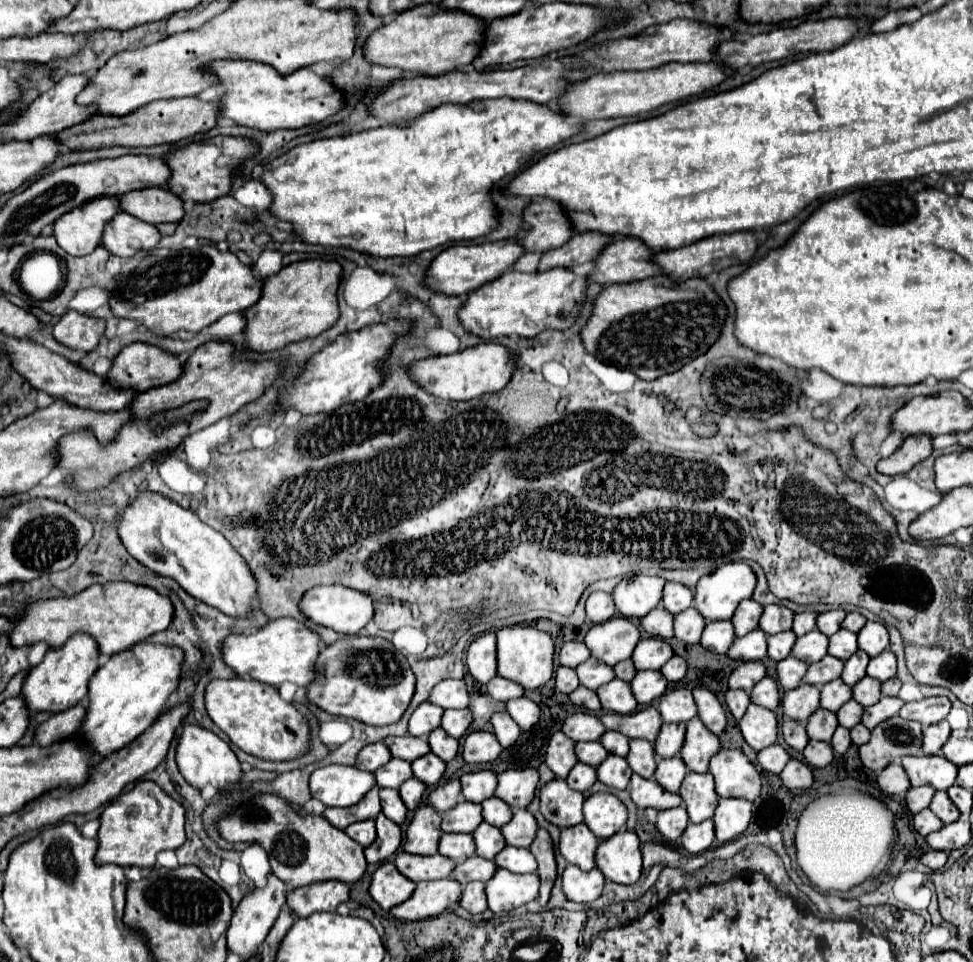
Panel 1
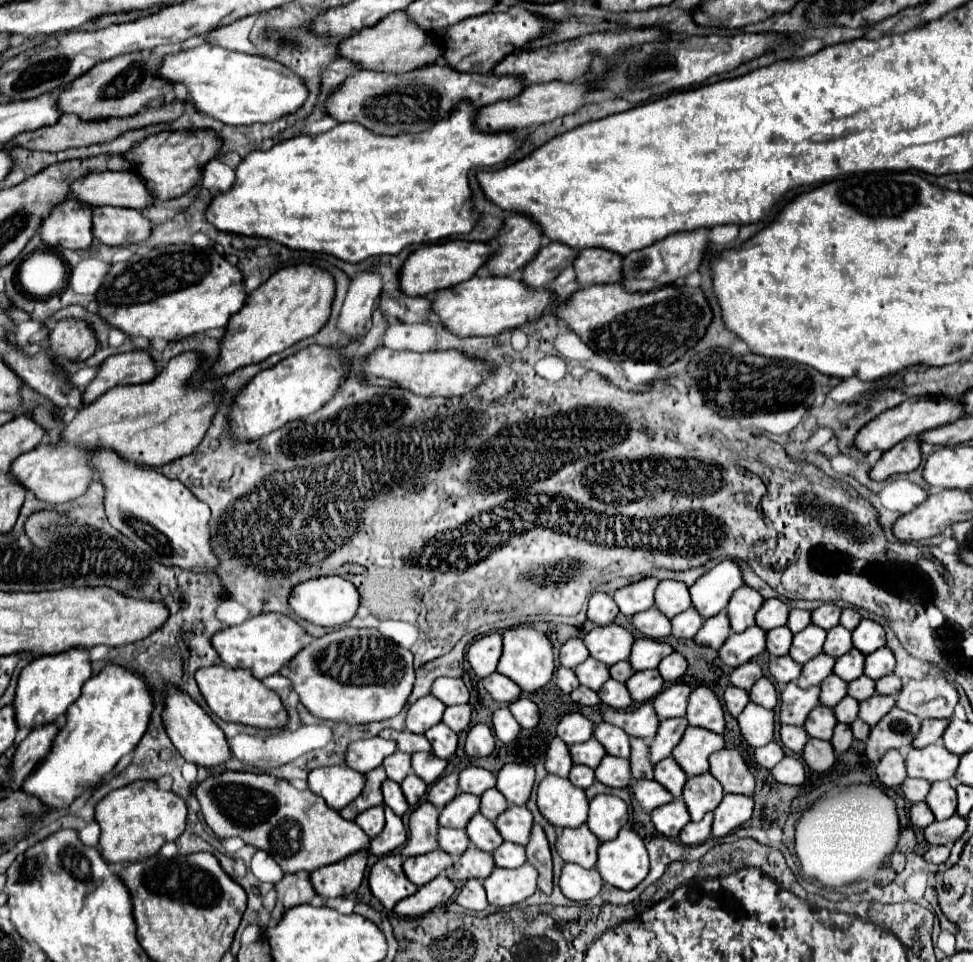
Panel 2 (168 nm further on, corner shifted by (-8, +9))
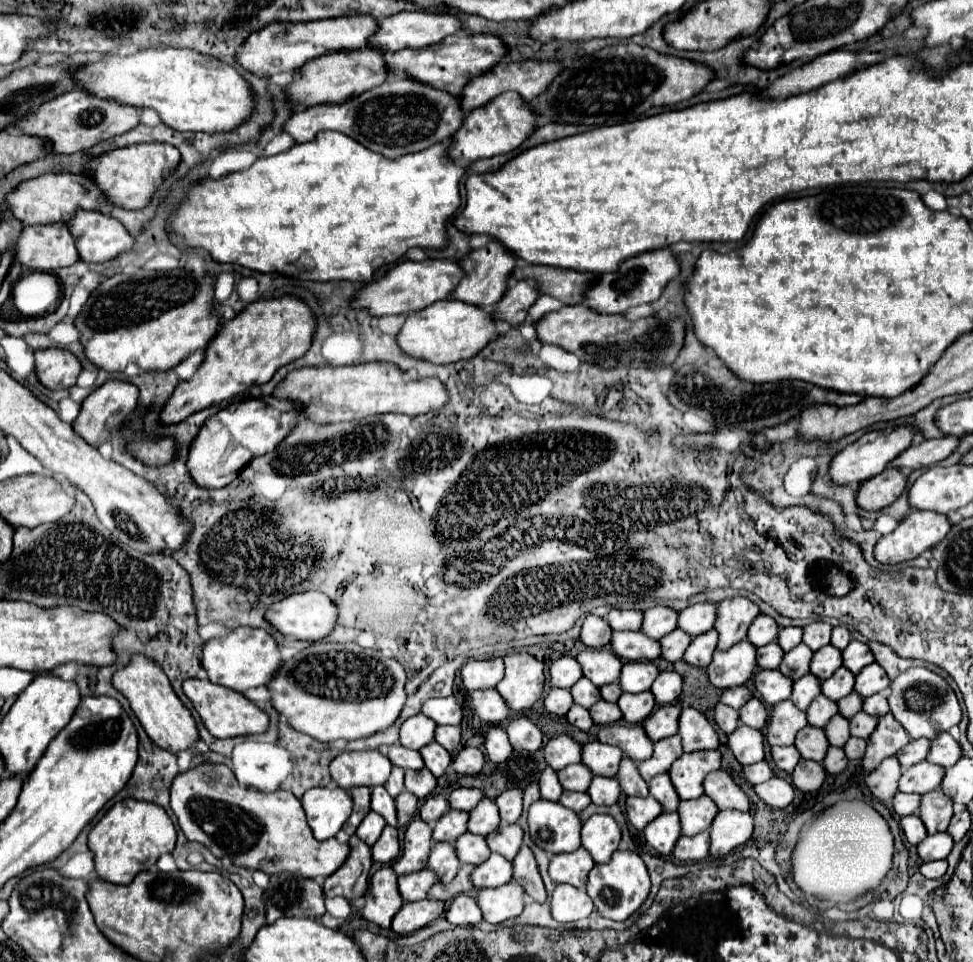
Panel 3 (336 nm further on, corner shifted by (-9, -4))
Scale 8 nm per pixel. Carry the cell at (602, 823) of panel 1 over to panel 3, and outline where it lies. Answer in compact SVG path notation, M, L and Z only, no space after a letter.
M593 815L583 823L581 847L587 849L597 865L607 863L619 847L621 829L609 815Z

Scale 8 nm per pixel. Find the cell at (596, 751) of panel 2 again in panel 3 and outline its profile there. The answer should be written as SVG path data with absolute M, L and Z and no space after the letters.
M577 763L577 765L569 765L567 769L561 769L557 777L565 791L587 791L591 785L593 773L583 763Z

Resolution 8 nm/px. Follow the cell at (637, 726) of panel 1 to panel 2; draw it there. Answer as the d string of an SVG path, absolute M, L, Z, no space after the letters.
M644 702L638 708L632 710L614 710L614 708L606 708L604 712L604 722L620 726L622 730L626 730L630 736L638 736L644 740L652 740L656 736L658 730L658 716L654 712L652 702Z

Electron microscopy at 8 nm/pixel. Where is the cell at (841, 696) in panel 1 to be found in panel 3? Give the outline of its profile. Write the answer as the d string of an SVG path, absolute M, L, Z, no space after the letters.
M819 695L819 697L815 697L811 701L811 705L807 709L807 721L813 727L825 727L827 721L837 713L839 713L837 711L837 703L827 699L827 697L823 697L823 695Z

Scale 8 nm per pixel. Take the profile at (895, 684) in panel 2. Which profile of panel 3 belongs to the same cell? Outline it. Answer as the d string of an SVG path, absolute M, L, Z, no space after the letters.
M871 695L867 699L863 699L863 711L873 715L873 717L881 717L885 713L889 713L889 705L887 705L887 699L883 695Z

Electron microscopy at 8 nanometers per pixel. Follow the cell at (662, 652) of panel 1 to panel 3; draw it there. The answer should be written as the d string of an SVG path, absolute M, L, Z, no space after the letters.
M627 661L621 669L621 675L619 675L619 687L623 691L633 689L627 693L649 691L653 681L657 679L657 675L659 675L659 669L651 661Z

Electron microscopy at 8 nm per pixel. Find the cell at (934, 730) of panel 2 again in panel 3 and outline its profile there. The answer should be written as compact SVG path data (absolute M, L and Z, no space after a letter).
M915 739L909 745L905 745L895 757L897 757L899 765L903 769L907 769L907 767L911 767L911 765L915 765L915 763L919 763L919 761L923 761L927 757L929 745L931 745L929 739Z

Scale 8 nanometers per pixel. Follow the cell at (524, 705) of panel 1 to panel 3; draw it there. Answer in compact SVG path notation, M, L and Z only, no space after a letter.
M519 717L519 719L513 719L509 725L507 725L507 735L509 735L509 741L511 741L511 747L515 751L537 751L541 747L541 731L527 719L527 717Z

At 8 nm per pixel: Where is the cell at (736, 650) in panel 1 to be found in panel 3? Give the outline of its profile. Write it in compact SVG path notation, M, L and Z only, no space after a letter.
M739 641L727 651L715 651L711 665L707 667L707 677L711 685L719 689L729 689L743 685L751 679L755 669L755 647L749 641Z

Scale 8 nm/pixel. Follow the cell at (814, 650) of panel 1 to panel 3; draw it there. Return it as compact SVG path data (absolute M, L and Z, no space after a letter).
M801 643L801 645L797 645L795 649L791 649L791 651L787 651L783 655L783 661L779 665L779 671L783 675L787 675L789 679L797 681L799 677L803 677L809 671L811 657L813 657L813 651L805 643Z

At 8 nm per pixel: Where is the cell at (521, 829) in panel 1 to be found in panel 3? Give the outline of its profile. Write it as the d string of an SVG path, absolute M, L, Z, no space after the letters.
M517 823L515 825L499 825L499 829L489 833L489 837L485 837L485 839L493 853L499 853L507 861L511 861L523 843L523 829Z

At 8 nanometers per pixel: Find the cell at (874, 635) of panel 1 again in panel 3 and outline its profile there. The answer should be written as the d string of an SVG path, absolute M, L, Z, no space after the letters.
M851 641L843 651L841 651L841 657L843 657L843 667L847 667L851 673L859 673L865 665L871 665L875 661L875 657L871 655L869 647L861 641Z

